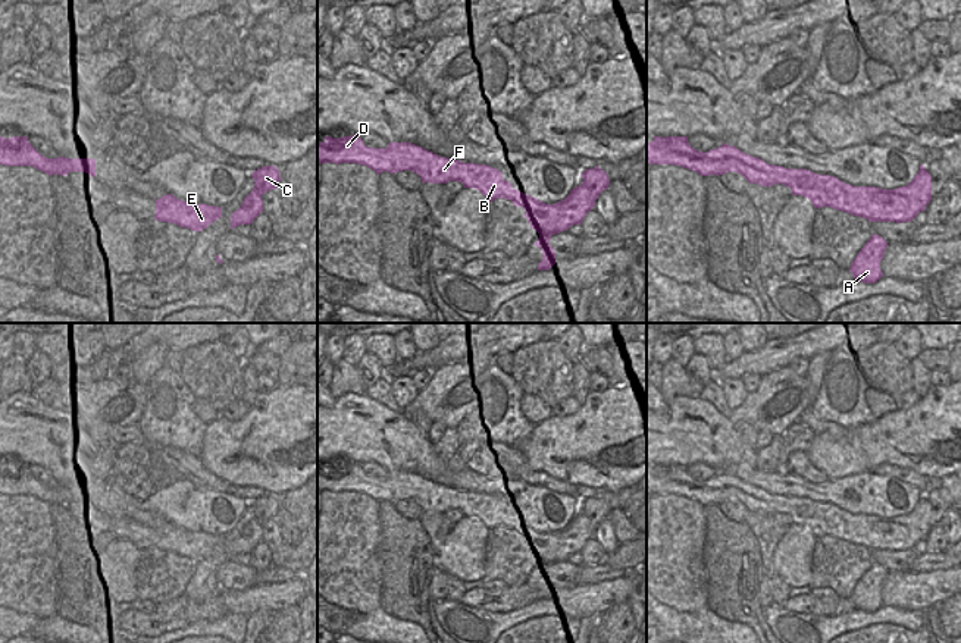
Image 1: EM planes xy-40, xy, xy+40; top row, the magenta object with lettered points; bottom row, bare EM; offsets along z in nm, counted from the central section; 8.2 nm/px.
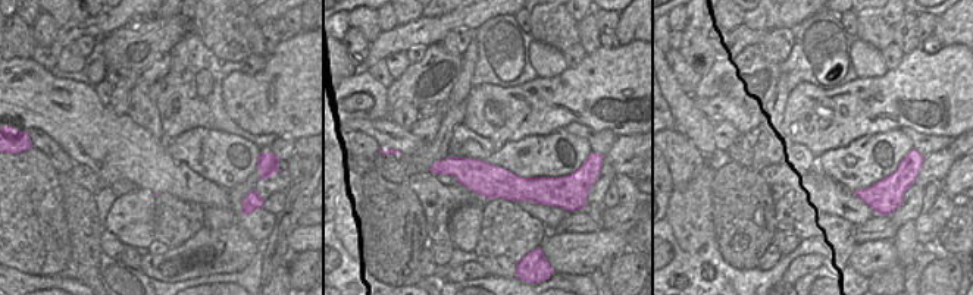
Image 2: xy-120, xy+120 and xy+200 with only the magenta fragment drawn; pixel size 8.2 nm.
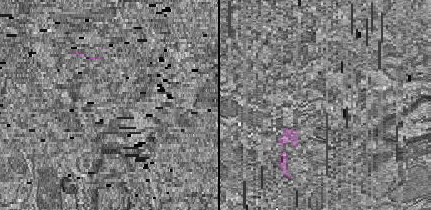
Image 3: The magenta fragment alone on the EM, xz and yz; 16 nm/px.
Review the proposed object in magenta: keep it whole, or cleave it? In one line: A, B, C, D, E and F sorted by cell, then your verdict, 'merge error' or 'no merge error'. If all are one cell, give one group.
A B C D E F; no merge error

